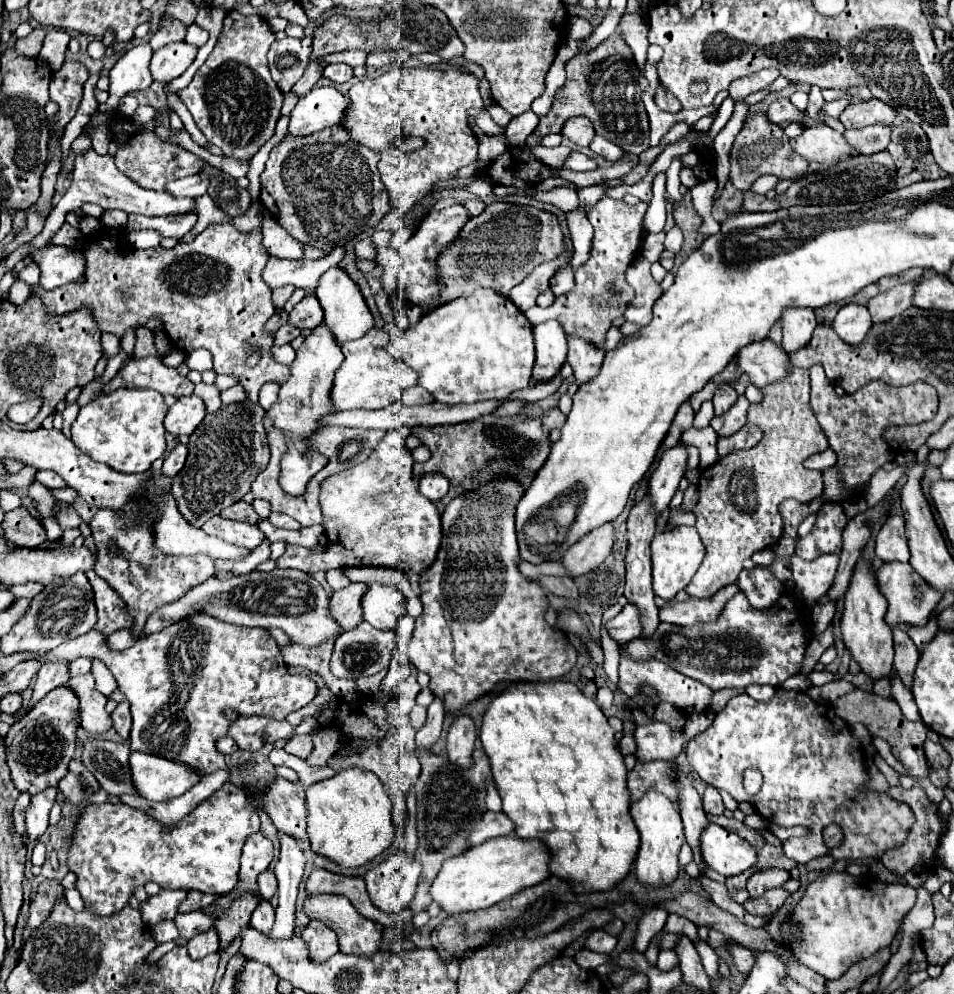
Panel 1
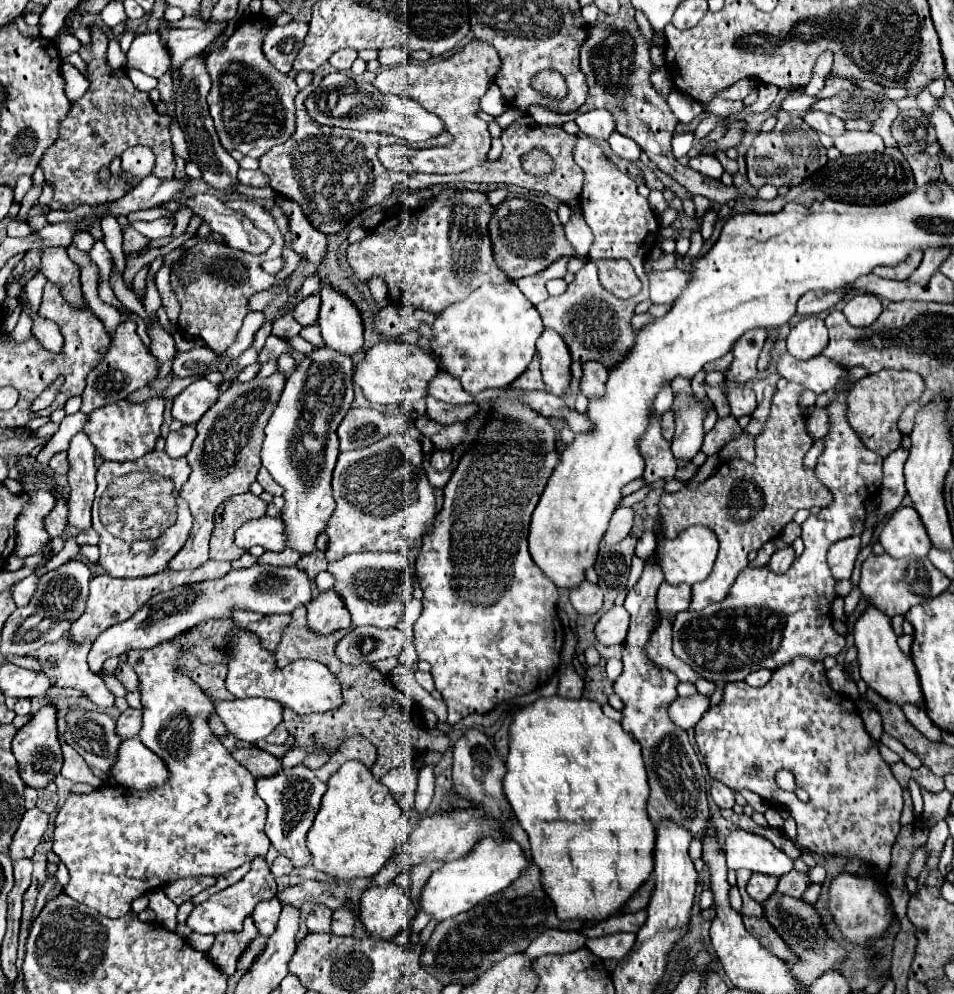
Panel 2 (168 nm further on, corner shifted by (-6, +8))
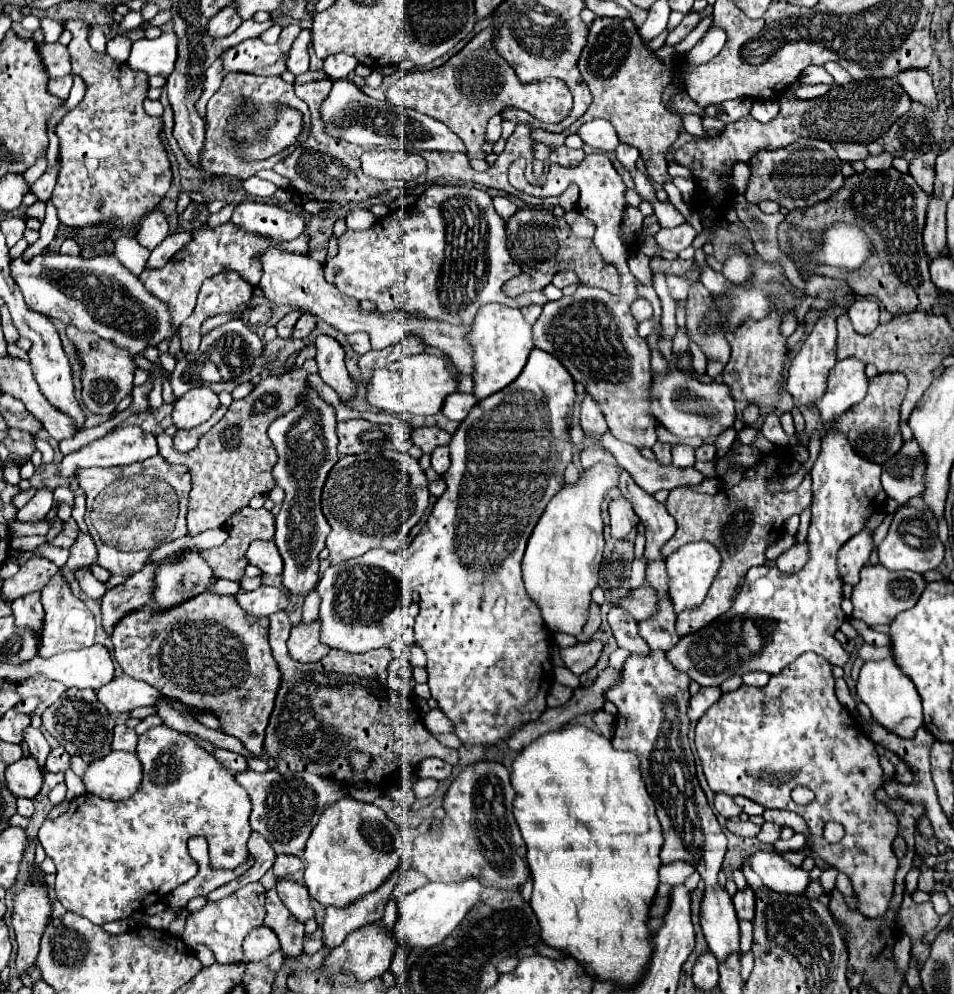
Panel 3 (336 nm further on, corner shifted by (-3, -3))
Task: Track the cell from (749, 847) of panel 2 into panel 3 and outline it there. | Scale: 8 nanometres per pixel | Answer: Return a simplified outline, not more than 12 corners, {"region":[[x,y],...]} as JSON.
{"region":[[779,853],[751,855],[753,871],[777,893],[803,895],[809,873]]}

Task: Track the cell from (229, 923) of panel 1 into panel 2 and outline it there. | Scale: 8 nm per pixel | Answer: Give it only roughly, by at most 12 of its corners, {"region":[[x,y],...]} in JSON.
{"region":[[252,916],[240,932],[220,932],[208,956],[226,976],[236,970],[236,960],[256,938]]}

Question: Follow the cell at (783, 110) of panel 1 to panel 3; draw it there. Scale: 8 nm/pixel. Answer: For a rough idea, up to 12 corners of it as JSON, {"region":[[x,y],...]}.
{"region":[[835,143],[839,159],[863,161],[869,157],[863,143]]}

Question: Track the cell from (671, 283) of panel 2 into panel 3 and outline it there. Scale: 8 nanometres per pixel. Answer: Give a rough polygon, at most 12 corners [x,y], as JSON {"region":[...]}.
{"region":[[697,271],[683,277],[669,275],[671,297],[683,301],[699,281]]}

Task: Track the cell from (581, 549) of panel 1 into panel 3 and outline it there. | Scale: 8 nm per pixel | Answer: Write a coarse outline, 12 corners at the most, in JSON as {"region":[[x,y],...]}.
{"region":[[623,497],[609,503],[611,537],[623,539],[639,523]]}

